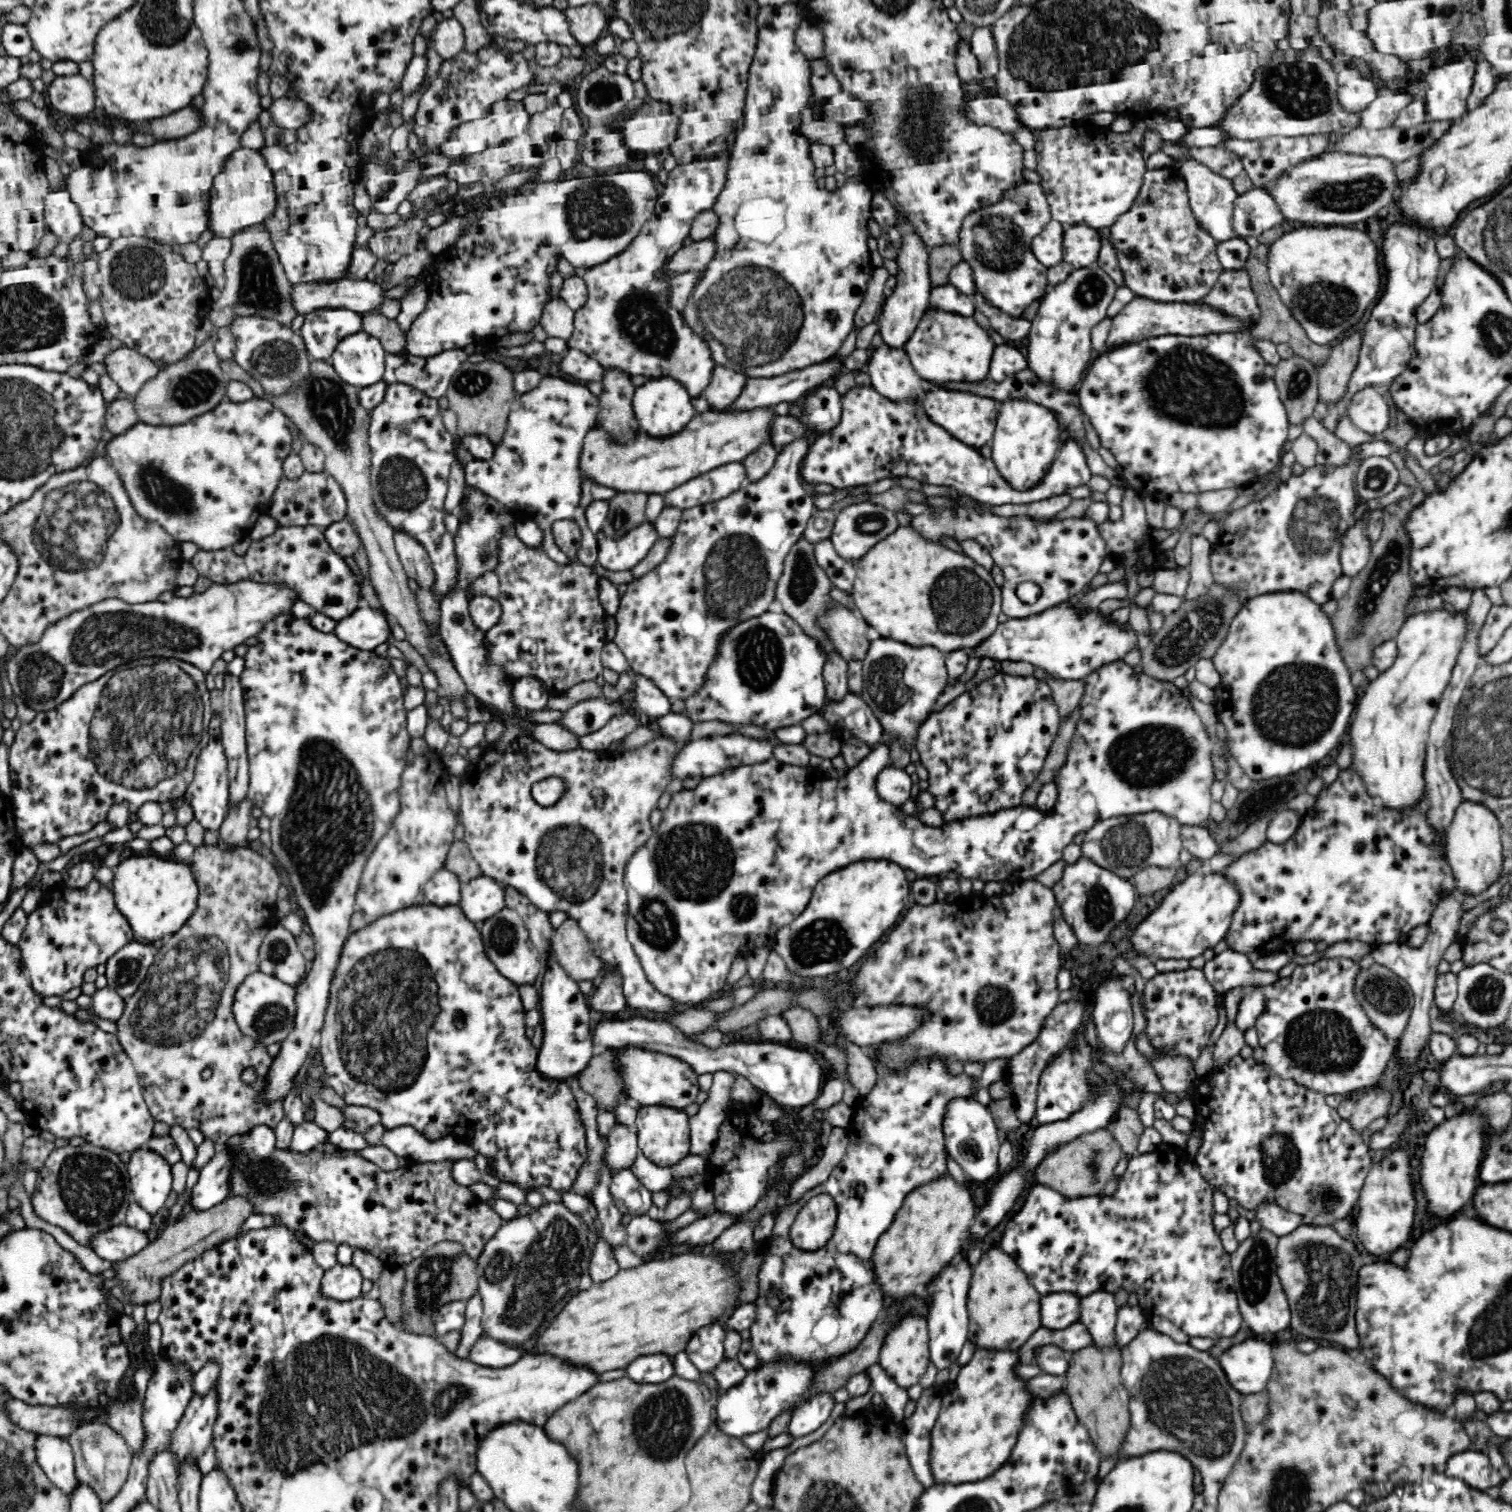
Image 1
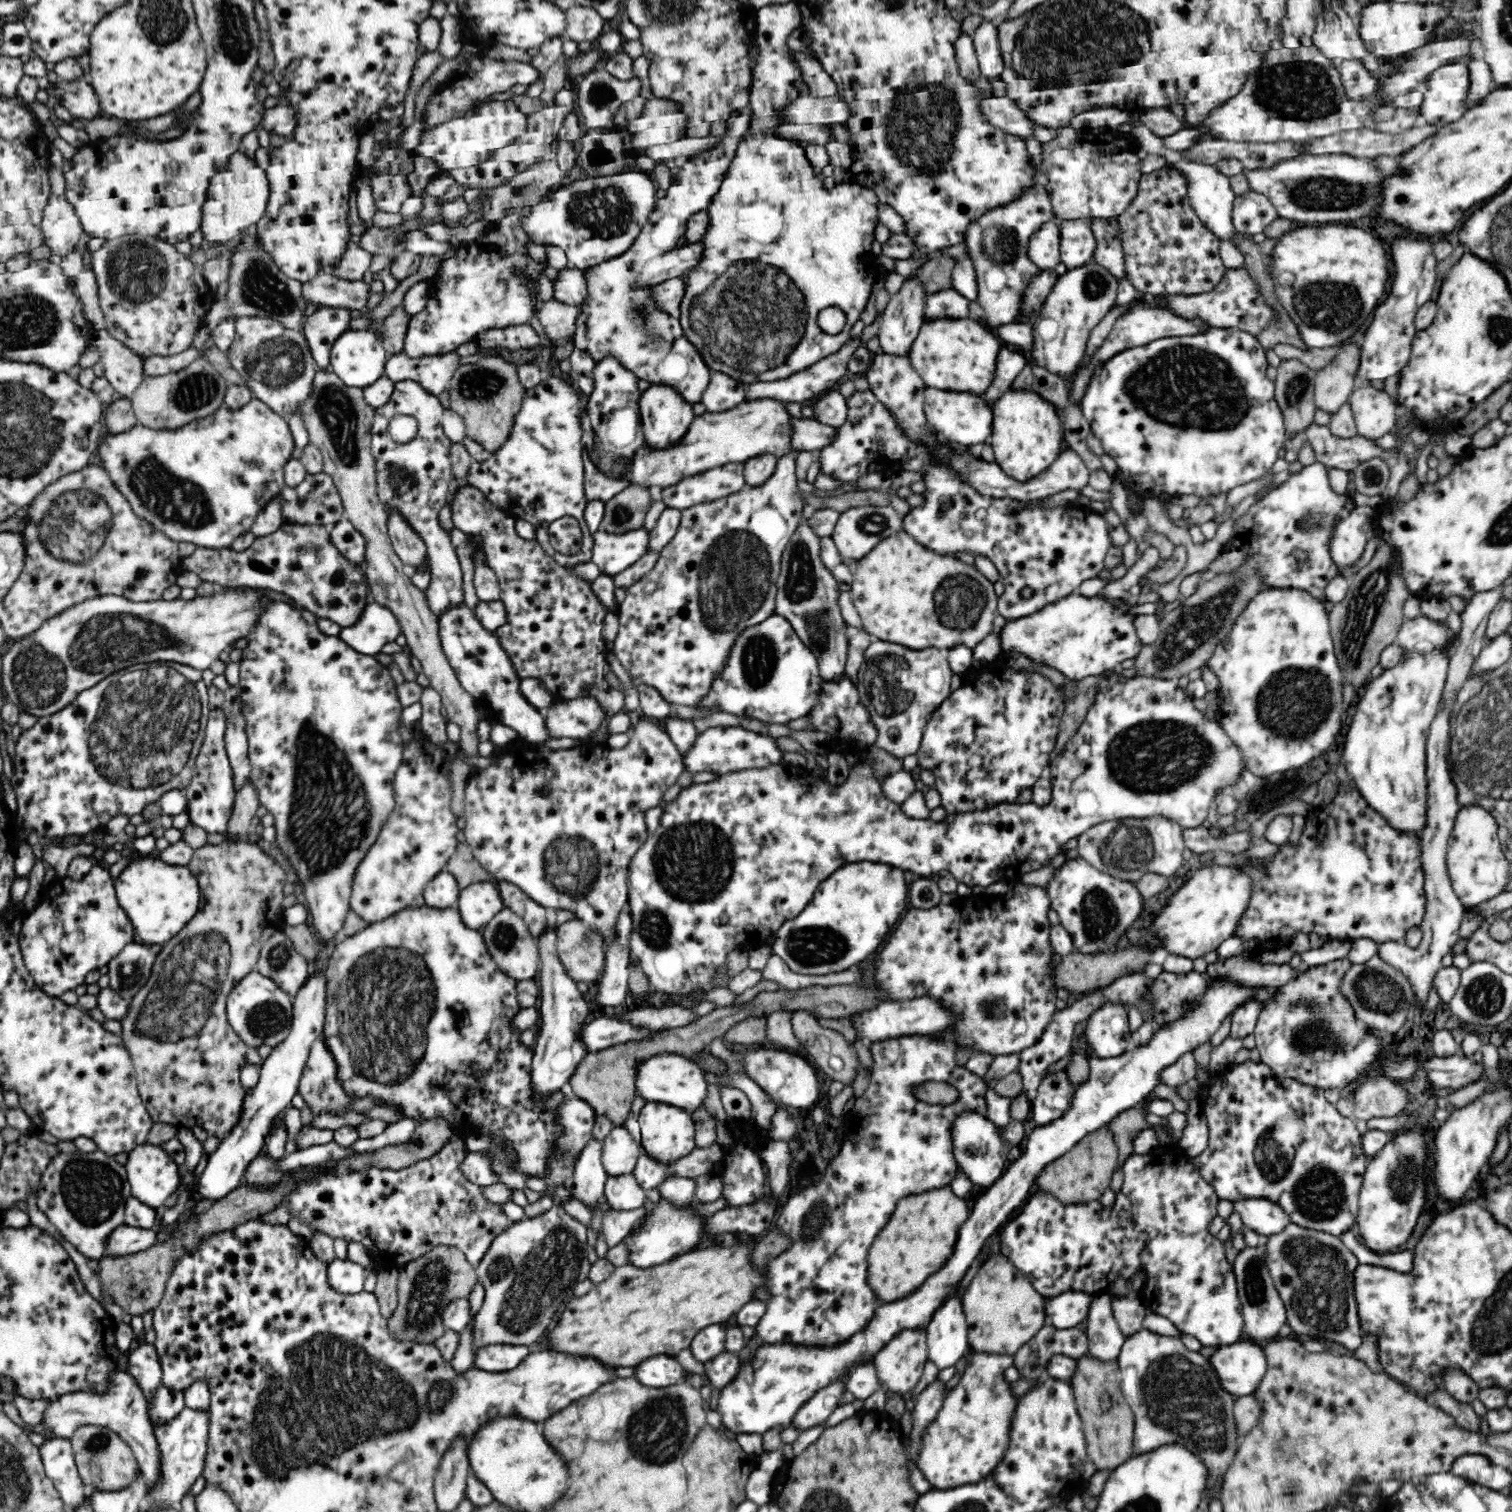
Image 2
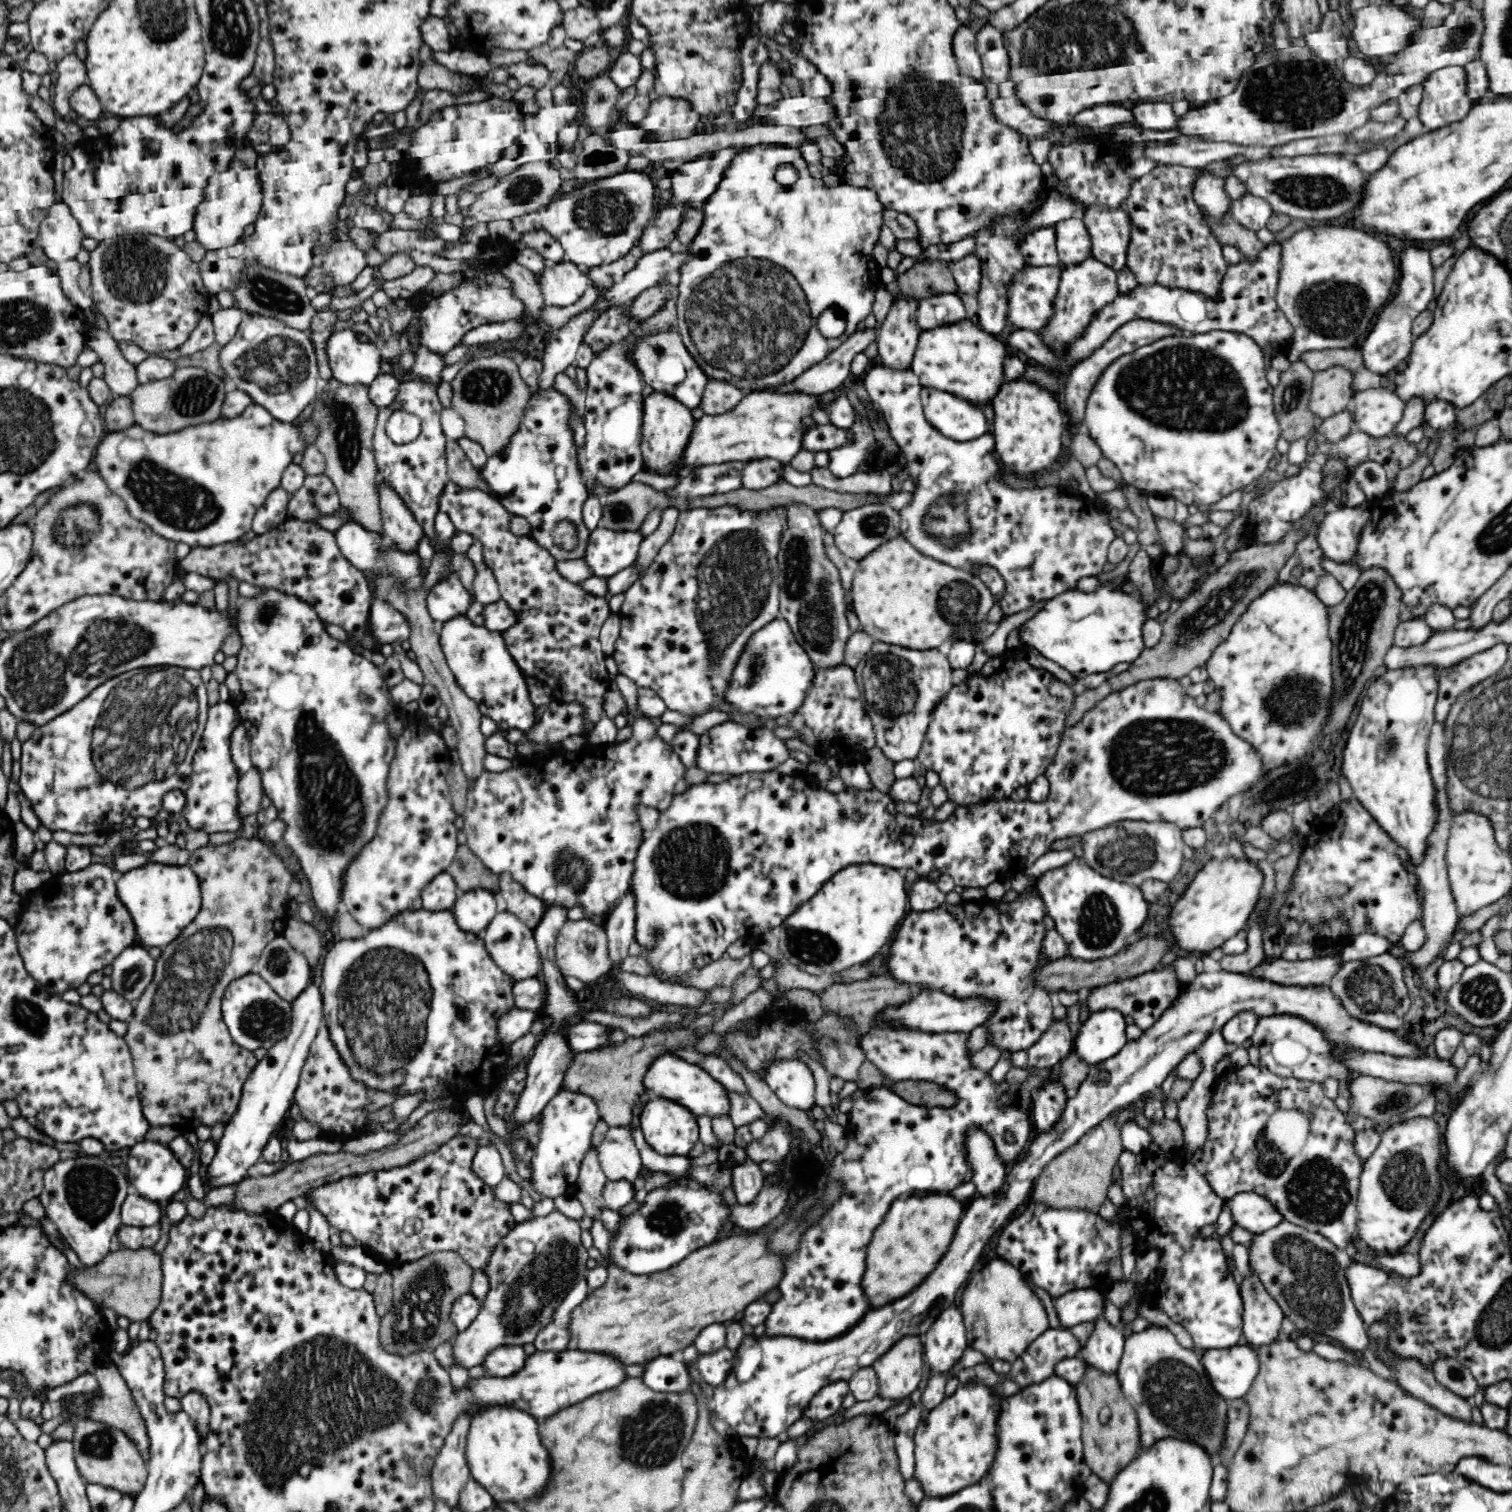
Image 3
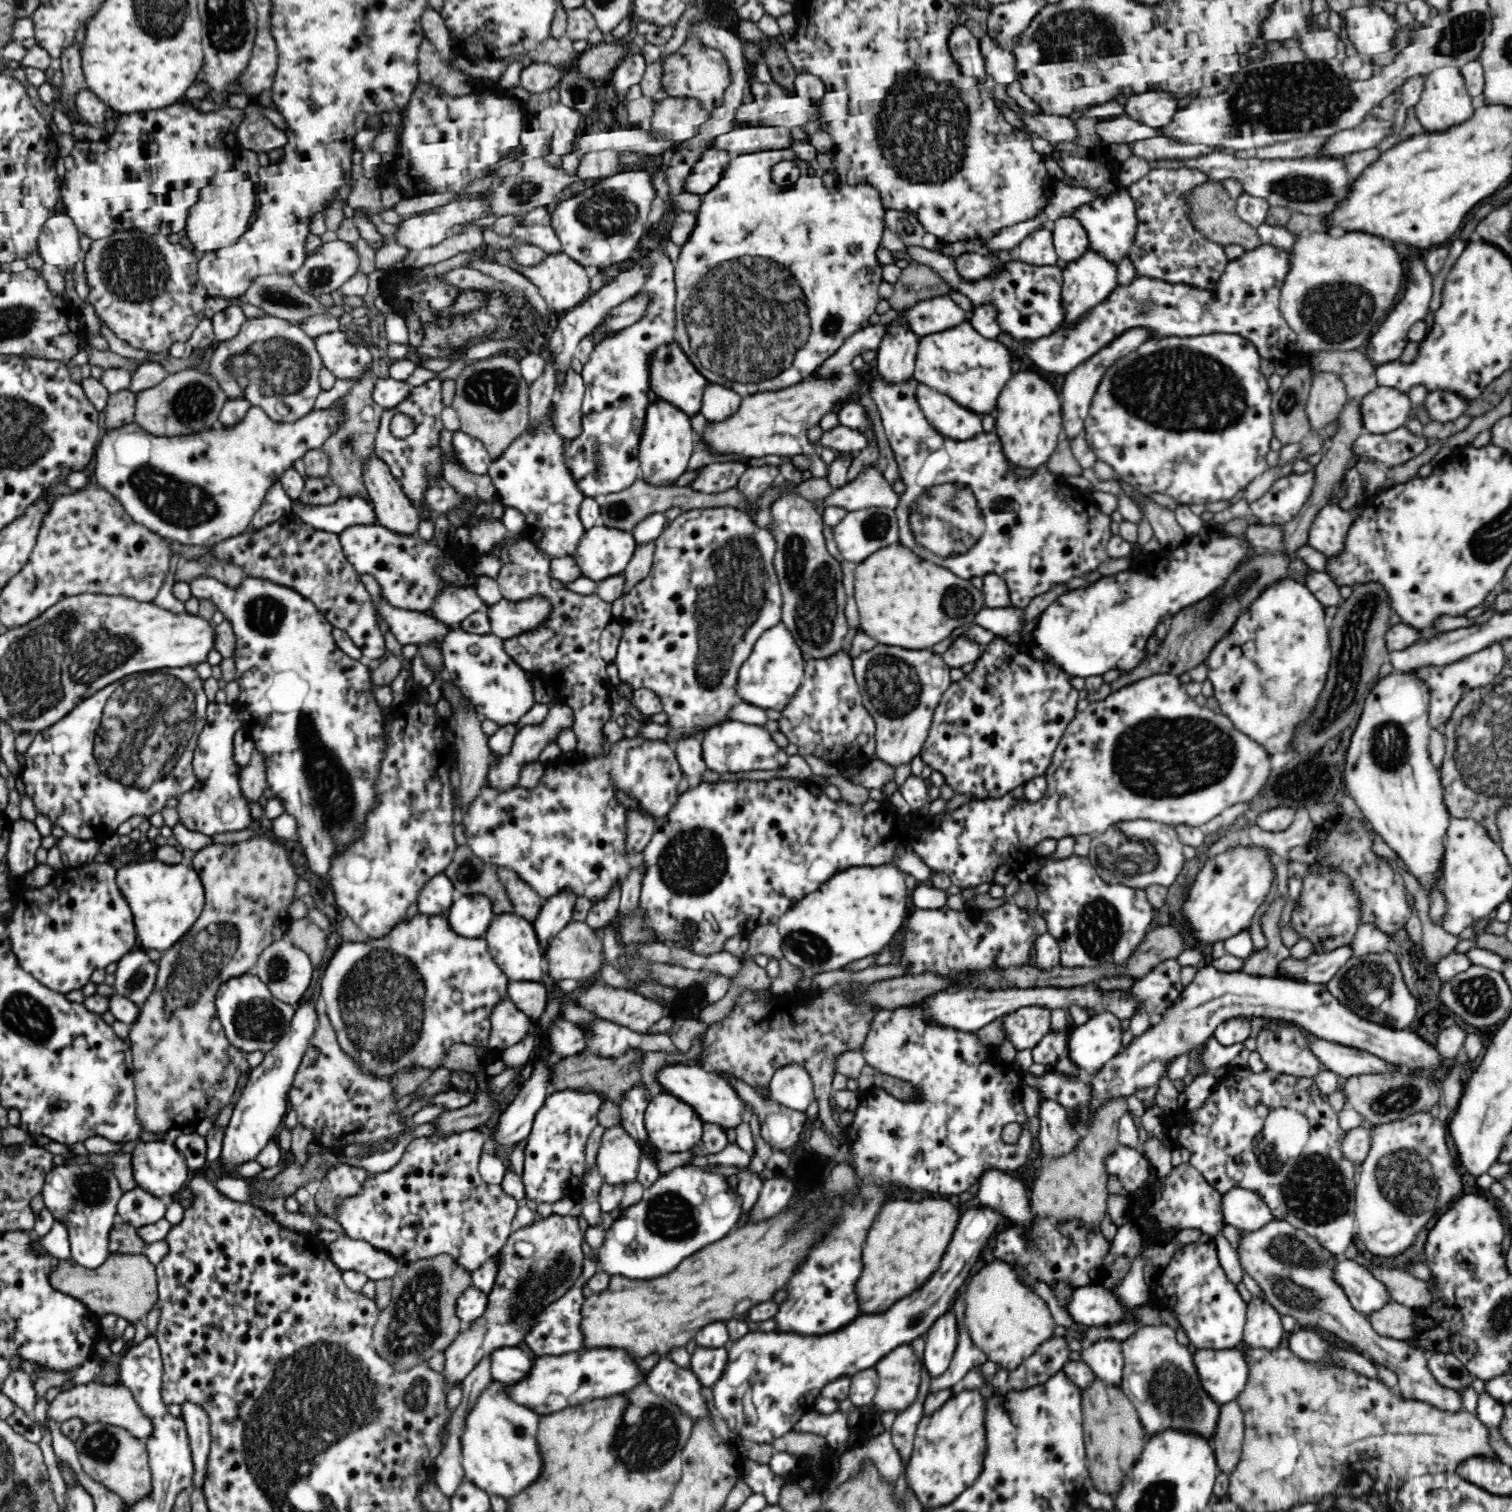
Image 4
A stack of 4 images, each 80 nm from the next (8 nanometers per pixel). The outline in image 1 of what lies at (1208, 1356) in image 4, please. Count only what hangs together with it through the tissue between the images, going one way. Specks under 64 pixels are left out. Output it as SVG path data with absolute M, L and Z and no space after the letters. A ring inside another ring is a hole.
M1250 1338L1232 1345L1216 1361L1228 1382L1243 1395L1264 1390L1272 1372L1272 1345Z

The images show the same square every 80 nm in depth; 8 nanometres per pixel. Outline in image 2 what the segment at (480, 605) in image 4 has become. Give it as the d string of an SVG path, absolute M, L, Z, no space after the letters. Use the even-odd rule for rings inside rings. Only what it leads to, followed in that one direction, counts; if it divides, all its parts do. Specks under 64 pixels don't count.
M410 379L395 384L391 399L375 410L371 428L371 452L375 458L378 497L384 506L397 510L421 534L430 560L431 581L425 591L434 616L464 603L460 560L446 533L438 523L438 512L447 504L448 488L453 476L450 470L450 444L441 418L445 408L440 399L419 382ZM396 414L409 414L418 421L418 434L406 444L398 444L388 435L388 422Z

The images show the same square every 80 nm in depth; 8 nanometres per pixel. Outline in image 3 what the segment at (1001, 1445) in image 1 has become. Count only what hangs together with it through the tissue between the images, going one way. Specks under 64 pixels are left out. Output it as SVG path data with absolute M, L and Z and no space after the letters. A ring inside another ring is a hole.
M968 1383L958 1386L955 1392L946 1397L938 1406L926 1414L916 1428L914 1444L914 1474L913 1478L920 1483L924 1498L944 1498L954 1495L967 1486L976 1484L988 1472L994 1460L998 1445L996 1445L996 1412L998 1412L1000 1397L990 1393L986 1385Z

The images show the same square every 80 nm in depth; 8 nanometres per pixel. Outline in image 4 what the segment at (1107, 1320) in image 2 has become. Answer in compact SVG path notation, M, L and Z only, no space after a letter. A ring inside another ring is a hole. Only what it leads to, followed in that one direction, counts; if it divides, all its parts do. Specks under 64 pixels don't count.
M1102 1339L1084 1349L1083 1362L1095 1372L1095 1376L1108 1385L1122 1386L1123 1354L1121 1341Z

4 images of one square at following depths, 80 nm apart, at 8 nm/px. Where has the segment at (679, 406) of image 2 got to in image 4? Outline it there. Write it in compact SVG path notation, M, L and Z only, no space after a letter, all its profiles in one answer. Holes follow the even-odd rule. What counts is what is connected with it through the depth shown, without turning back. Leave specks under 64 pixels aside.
M660 398L649 404L638 448L642 480L649 485L669 487L687 471L694 445L699 442L690 420L686 413Z

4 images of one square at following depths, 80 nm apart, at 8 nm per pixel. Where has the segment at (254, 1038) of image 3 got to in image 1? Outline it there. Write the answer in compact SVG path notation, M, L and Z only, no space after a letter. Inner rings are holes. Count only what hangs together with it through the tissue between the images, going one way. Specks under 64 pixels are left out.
M253 972L238 986L232 1000L232 1015L238 1029L263 1045L280 1044L294 1028L295 988L263 972Z

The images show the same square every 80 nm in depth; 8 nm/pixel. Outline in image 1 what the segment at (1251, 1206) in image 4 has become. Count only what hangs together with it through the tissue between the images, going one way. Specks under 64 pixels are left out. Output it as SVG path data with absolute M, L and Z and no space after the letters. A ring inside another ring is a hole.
M1263 1203L1250 1210L1255 1210L1253 1220L1259 1222L1260 1228L1274 1233L1278 1238L1302 1225L1302 1218L1298 1214L1286 1211L1278 1204Z

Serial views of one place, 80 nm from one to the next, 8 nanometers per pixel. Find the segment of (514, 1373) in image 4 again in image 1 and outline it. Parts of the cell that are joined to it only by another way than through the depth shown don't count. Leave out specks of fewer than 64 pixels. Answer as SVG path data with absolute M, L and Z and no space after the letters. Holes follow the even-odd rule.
M481 1336L471 1348L469 1360L484 1367L507 1367L518 1362L522 1355L528 1354L526 1348L528 1346L518 1347Z

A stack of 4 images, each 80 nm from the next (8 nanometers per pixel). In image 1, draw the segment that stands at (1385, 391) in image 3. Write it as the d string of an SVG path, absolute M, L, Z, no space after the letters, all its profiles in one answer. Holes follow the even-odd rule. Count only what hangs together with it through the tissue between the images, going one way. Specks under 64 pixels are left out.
M1366 386L1350 398L1347 413L1360 430L1378 437L1390 427L1391 409L1391 404L1376 391L1376 387Z

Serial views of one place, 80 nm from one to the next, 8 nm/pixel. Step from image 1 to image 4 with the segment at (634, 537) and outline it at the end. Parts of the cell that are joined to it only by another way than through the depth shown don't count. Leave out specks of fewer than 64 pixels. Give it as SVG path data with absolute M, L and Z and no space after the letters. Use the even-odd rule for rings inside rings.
M598 523L584 532L572 559L578 565L580 577L598 582L620 575L635 550L636 541L631 532Z

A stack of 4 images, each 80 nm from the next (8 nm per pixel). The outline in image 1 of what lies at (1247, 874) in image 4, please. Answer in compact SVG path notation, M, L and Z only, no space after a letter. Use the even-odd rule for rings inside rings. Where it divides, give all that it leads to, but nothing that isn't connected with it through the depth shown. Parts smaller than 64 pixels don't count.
M1206 870L1201 872L1196 871L1188 876L1179 885L1170 887L1159 898L1159 905L1151 912L1133 931L1131 936L1137 955L1152 956L1158 954L1161 958L1176 958L1178 960L1191 960L1204 954L1207 948L1214 949L1217 942L1225 938L1226 933L1231 925L1234 911L1238 908L1239 890L1237 882L1221 872Z

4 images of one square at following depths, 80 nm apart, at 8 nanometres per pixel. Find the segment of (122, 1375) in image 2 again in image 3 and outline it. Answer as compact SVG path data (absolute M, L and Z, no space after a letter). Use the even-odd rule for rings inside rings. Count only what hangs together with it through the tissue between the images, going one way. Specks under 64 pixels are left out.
M101 1363L95 1368L95 1377L102 1381L101 1397L93 1402L91 1419L107 1422L123 1430L142 1452L146 1464L149 1462L148 1433L142 1422L142 1415L136 1409L130 1389L126 1381L120 1377L118 1369L113 1364Z

